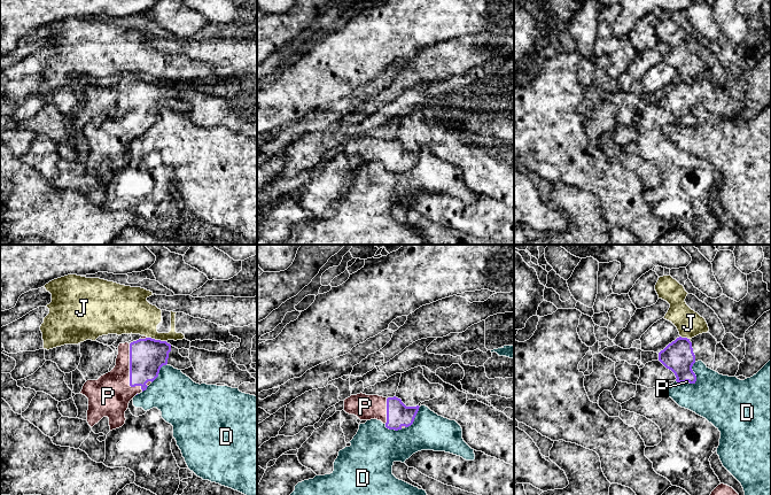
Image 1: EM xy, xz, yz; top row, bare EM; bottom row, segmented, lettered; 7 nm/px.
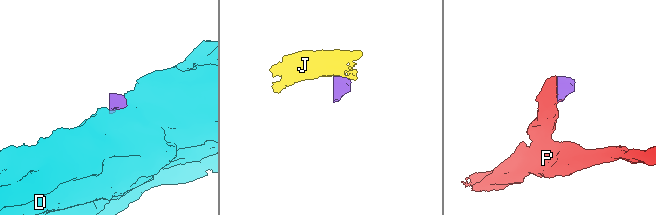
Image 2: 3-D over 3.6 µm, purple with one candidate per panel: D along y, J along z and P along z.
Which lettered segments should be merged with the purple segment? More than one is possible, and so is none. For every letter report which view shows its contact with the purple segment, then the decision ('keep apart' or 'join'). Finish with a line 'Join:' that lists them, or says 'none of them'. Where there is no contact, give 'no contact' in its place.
D: yz | keep apart
J: xy | keep apart
P: xy | join
Join: P

